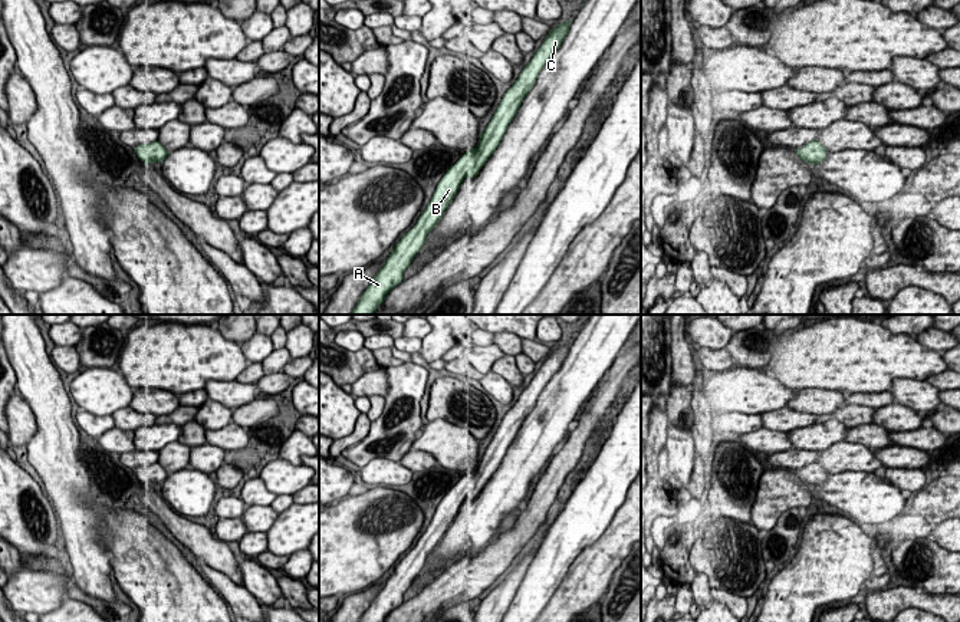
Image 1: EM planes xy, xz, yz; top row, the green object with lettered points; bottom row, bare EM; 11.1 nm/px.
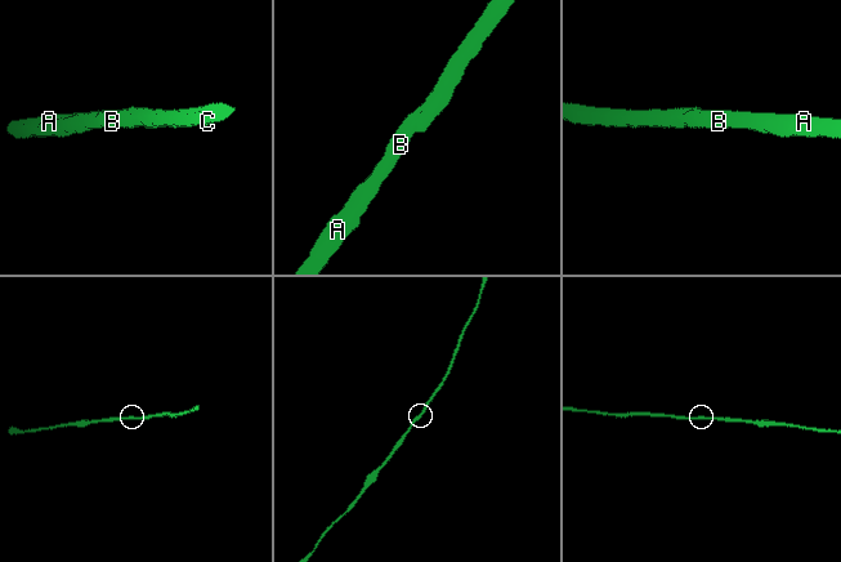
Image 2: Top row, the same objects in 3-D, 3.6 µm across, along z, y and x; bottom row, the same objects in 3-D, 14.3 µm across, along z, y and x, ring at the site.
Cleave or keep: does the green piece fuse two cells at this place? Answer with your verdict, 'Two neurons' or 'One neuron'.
One neuron

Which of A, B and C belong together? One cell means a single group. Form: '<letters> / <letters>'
A B C

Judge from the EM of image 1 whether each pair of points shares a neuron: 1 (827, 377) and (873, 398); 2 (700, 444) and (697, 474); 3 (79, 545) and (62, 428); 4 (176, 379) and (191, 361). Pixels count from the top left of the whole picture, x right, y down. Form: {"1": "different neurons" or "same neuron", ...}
{"1": "different neurons", "2": "different neurons", "3": "same neuron", "4": "same neuron"}

